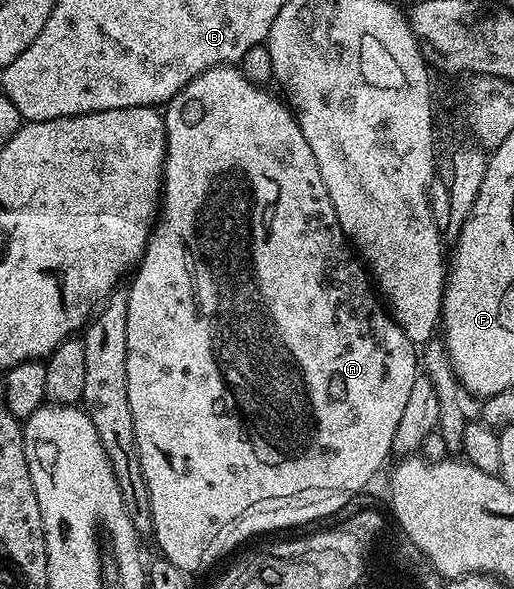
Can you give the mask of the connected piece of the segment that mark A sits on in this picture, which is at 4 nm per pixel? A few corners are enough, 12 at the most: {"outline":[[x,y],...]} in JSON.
{"outline":[[164,106],[124,313],[153,541],[369,487],[420,354],[298,119]]}

